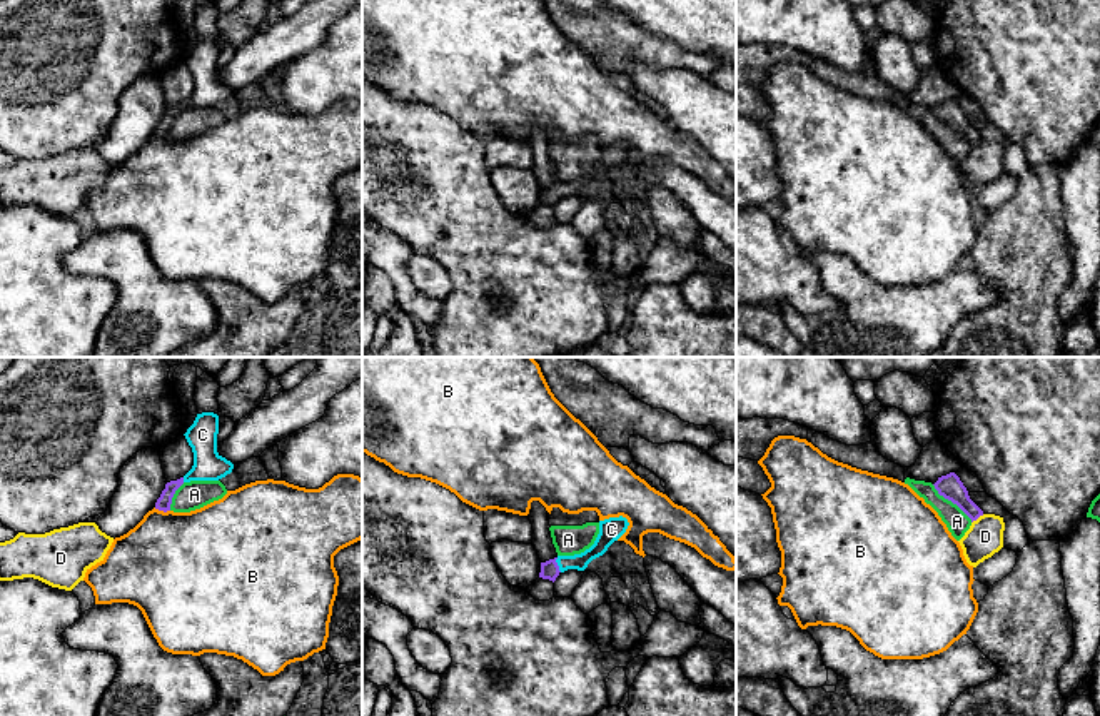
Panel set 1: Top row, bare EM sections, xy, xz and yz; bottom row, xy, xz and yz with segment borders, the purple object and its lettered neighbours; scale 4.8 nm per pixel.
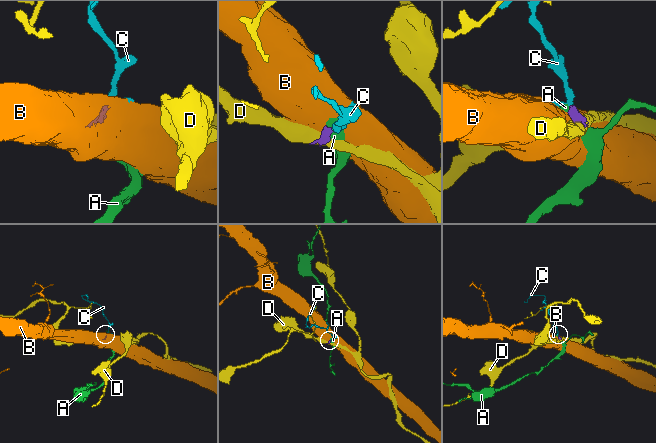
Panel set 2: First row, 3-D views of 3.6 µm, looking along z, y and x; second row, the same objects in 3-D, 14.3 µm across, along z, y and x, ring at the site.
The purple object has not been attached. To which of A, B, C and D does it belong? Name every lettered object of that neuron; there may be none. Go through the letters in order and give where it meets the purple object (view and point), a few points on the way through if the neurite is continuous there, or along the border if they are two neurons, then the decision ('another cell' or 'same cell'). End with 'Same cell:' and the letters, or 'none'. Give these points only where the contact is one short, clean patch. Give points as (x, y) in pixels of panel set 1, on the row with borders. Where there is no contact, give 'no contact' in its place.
A: yz (952, 501) | along yz (932, 484), (972, 521) | another cell
B: xy (162, 509) | along xy (154, 508), (169, 511) | another cell
C: xz (556, 564) | across xz (550, 569), (556, 564), (578, 561) | same cell
D: yz (977, 518) | along yz (983, 514), (972, 523) | another cell
Same cell: C

